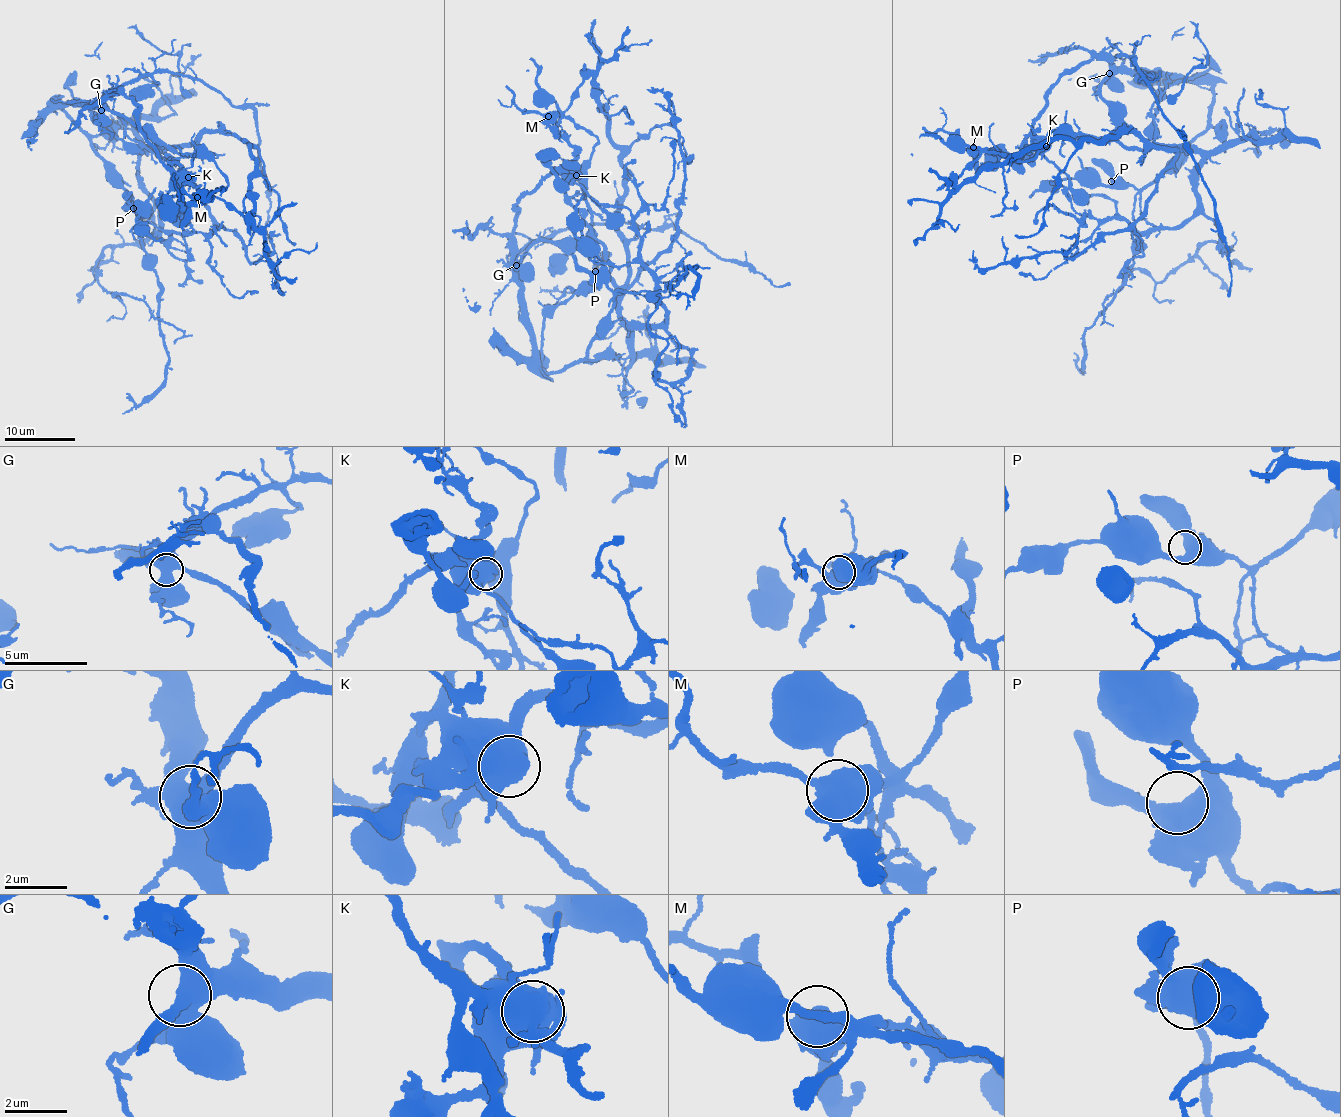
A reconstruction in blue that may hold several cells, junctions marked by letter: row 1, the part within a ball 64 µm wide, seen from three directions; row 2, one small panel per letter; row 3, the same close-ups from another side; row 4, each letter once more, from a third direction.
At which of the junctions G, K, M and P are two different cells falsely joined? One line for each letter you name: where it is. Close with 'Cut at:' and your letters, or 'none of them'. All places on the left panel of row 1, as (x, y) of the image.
K: place (188, 177)
M: place (197, 197)
Cut at: K, M

